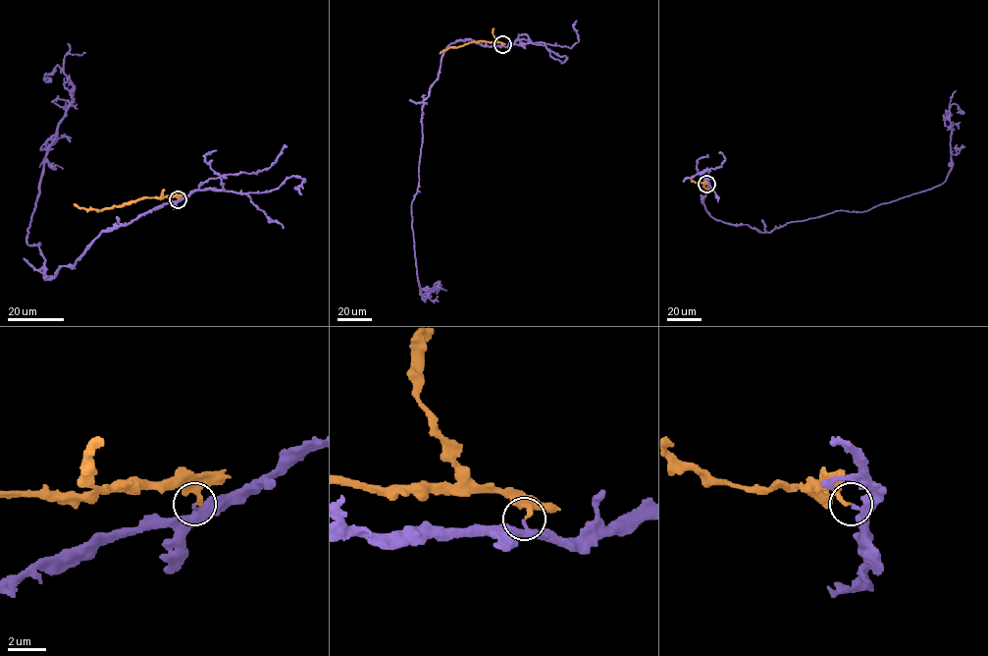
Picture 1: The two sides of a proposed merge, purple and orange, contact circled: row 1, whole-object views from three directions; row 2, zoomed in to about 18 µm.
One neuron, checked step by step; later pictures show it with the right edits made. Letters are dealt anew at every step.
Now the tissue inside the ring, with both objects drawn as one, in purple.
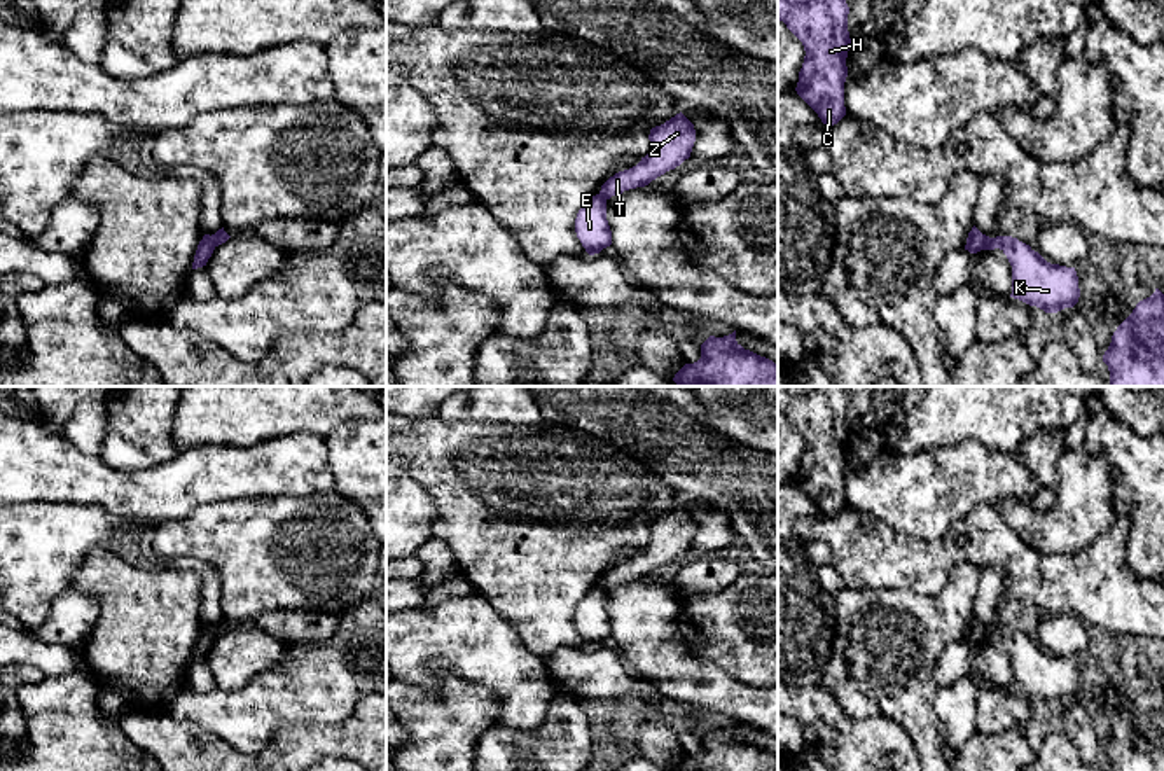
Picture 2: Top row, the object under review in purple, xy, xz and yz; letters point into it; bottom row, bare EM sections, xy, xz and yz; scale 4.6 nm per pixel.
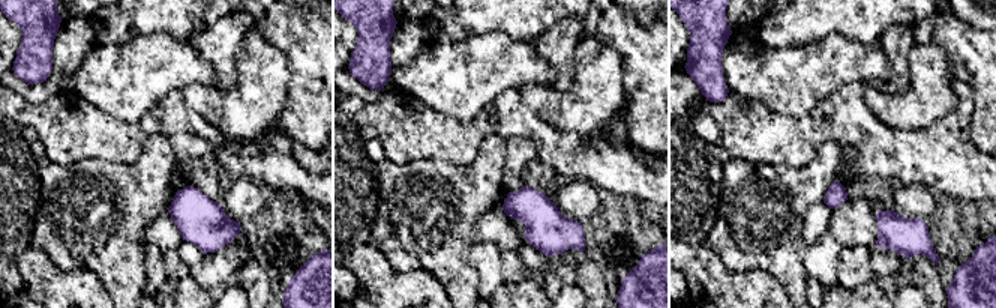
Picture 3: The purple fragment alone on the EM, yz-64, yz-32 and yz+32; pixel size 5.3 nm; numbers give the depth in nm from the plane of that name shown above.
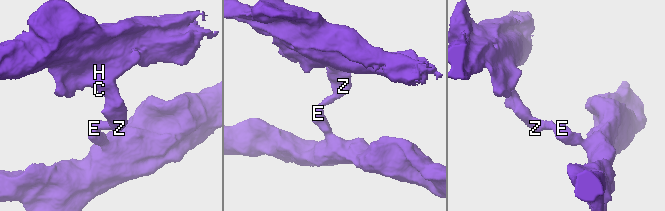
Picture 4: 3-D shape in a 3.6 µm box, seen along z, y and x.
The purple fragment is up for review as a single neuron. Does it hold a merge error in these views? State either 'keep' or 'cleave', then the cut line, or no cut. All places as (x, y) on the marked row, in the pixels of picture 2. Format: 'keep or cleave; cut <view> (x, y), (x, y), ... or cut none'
cleave; cut yz (986, 236), (981, 249)

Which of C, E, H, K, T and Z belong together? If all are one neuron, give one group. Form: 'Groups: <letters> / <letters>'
Groups: C H T Z / E K

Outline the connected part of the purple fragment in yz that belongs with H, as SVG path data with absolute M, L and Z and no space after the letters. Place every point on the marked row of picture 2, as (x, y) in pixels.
M778 0L778 19L802 42L806 51L795 91L825 126L834 126L846 115L846 58L853 44L848 31L848 14L846 0Z

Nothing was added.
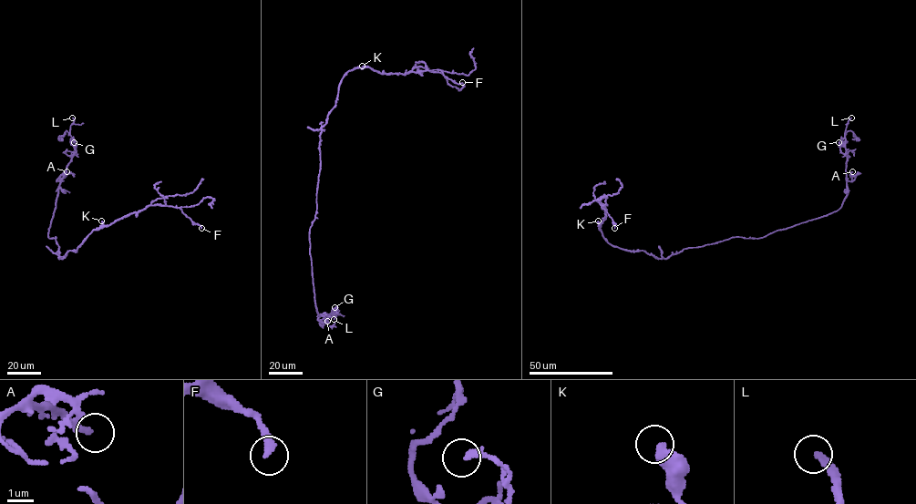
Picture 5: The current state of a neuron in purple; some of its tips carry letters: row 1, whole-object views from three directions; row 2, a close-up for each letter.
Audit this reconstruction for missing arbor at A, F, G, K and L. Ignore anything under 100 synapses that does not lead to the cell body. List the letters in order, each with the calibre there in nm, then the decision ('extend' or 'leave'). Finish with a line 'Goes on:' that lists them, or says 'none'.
A: 240 nm | leave
F: 240 nm | leave
G: 200 nm | leave
K: 460 nm | leave
L: 260 nm | extend
Goes on: L

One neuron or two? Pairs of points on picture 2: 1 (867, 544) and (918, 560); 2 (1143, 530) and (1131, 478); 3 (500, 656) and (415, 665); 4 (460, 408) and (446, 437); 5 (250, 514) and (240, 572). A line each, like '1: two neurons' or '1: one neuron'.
1: one neuron
2: one neuron
3: one neuron
4: two neurons
5: one neuron

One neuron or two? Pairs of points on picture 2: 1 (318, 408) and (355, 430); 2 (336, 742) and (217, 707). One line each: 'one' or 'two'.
1: two
2: two

